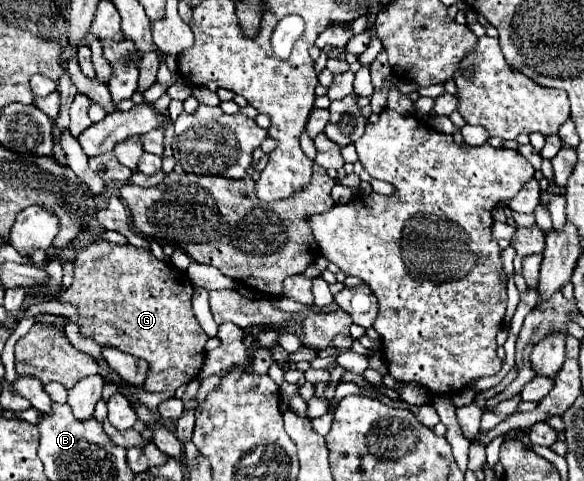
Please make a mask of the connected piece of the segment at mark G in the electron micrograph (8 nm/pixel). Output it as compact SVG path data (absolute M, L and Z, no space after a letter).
M97 241L79 251L75 259L75 277L73 283L59 297L61 303L71 303L79 309L79 333L91 337L99 345L115 347L119 351L131 353L139 359L145 359L149 365L147 379L143 389L153 391L177 391L181 385L189 383L197 377L203 357L205 357L205 341L207 335L195 319L191 297L193 283L185 271L173 267L167 261L159 261L147 249L139 249L133 245L117 245L109 241Z

